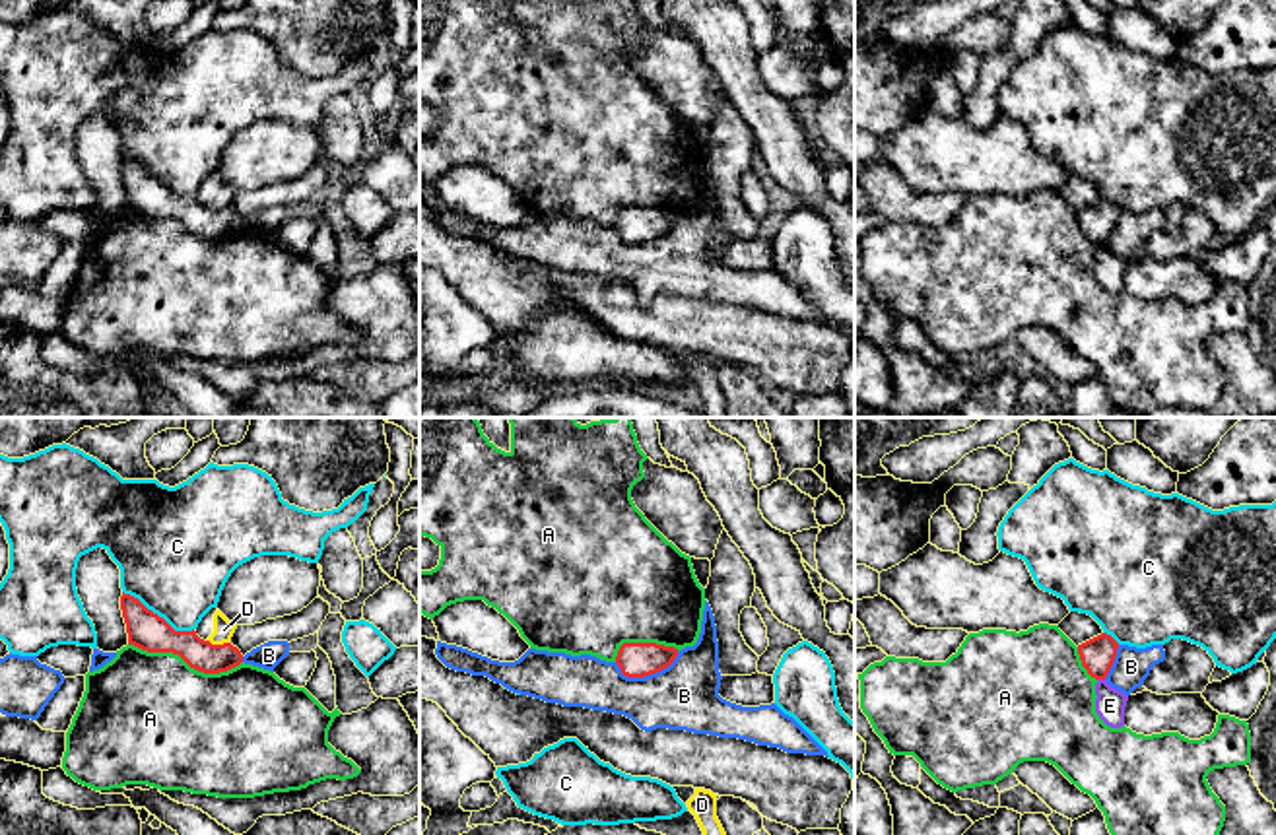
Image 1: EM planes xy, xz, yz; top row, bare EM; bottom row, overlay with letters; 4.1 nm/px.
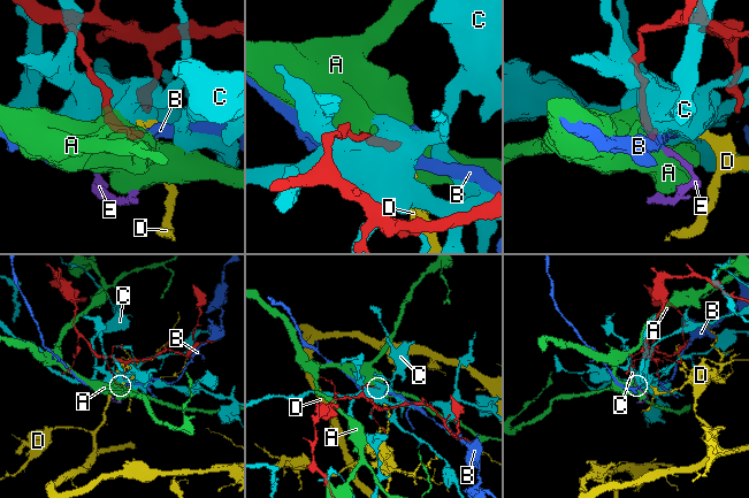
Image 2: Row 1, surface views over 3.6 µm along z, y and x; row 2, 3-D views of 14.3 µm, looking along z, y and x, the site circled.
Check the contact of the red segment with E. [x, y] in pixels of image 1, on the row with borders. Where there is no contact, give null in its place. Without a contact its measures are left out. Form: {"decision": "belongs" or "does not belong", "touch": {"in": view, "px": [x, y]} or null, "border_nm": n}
{"decision": "does not belong", "touch": {"in": "yz", "px": [1102, 678]}, "border_nm": 30}

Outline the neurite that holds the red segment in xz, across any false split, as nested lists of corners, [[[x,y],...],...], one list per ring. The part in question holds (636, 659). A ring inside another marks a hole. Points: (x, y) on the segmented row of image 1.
[[[623,643],[616,664],[627,678],[645,678],[668,668],[678,656],[678,649],[656,643]]]

